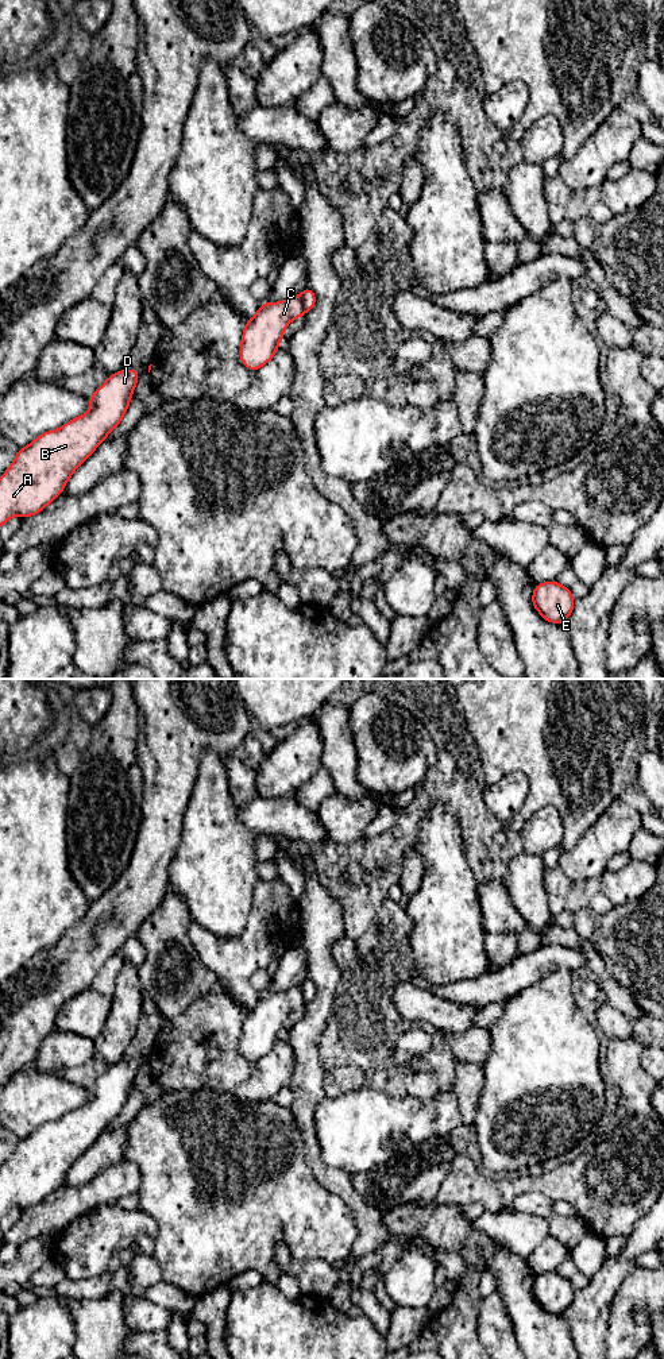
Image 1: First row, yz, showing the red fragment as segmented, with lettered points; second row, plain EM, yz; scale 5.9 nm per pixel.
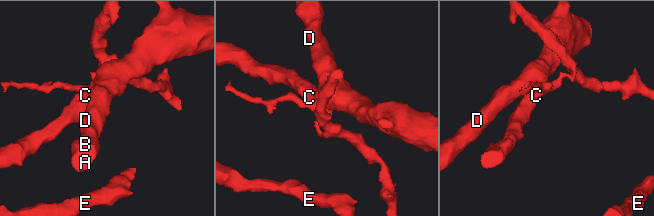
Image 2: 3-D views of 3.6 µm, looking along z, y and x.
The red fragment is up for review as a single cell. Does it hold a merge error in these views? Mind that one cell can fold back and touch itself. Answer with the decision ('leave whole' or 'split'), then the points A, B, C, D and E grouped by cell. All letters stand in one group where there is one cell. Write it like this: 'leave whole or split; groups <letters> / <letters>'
split; groups A B C D / E

